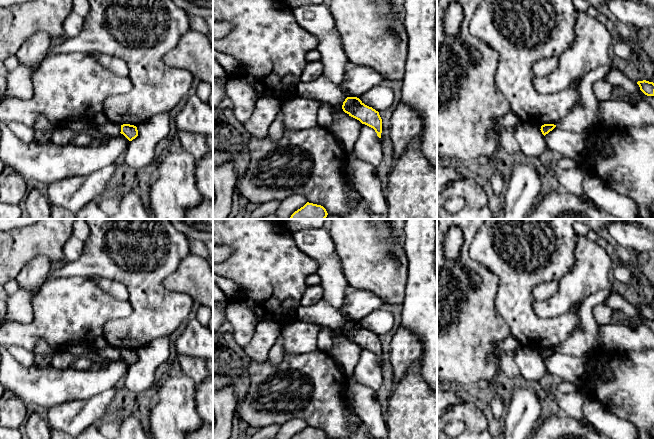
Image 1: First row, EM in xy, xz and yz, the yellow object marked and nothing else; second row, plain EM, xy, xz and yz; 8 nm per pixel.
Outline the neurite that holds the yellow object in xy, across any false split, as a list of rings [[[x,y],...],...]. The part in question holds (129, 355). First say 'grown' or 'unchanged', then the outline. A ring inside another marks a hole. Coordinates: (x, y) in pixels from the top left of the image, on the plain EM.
unchanged | [[[130,348],[121,349],[121,358],[123,358],[129,365],[132,365],[138,360],[137,351]]]

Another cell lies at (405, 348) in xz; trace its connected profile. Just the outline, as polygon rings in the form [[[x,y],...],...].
[[[403,326],[398,328],[390,344],[390,362],[395,385],[404,378],[411,364],[419,359],[422,353],[421,340]]]

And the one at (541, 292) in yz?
[[[553,280],[533,288],[534,300],[543,301],[553,296],[558,289],[559,281]]]

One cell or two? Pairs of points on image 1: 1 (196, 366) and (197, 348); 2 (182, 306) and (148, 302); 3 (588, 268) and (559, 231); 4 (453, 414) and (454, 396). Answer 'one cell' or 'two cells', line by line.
1: two cells
2: one cell
3: two cells
4: two cells

